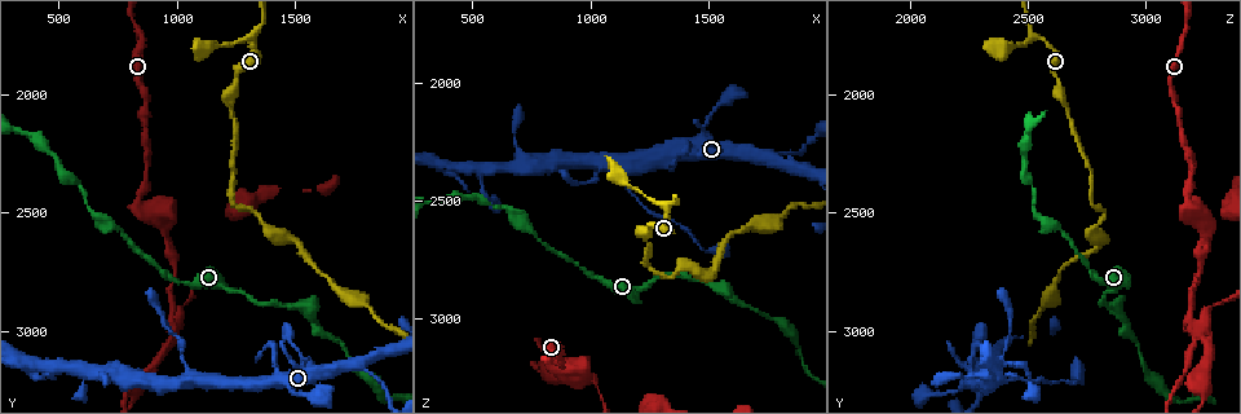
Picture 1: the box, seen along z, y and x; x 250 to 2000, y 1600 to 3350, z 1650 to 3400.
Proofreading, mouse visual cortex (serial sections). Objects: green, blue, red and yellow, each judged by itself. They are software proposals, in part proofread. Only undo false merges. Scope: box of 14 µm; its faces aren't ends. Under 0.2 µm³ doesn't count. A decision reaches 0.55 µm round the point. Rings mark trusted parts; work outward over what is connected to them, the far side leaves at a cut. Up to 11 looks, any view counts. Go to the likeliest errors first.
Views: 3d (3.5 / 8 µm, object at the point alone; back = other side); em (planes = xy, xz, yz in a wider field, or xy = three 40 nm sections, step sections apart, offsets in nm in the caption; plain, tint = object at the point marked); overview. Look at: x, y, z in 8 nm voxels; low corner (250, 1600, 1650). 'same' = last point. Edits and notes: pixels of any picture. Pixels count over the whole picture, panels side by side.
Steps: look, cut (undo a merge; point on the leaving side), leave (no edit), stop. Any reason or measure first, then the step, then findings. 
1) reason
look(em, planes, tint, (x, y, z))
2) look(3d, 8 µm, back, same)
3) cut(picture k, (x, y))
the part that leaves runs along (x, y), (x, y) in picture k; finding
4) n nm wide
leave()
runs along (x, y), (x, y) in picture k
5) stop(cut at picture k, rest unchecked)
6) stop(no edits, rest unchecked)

thin neck
look(3d, 3.5 µm, (1590, 2980, 2920))

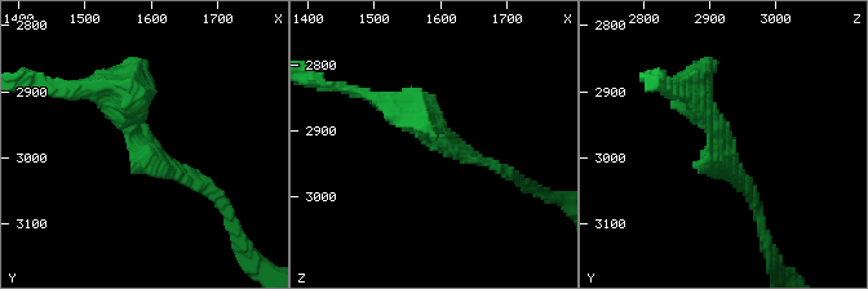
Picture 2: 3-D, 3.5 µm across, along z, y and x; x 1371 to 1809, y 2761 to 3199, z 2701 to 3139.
look(em, xy, step 2, tint, (1575, 2970, 2915))

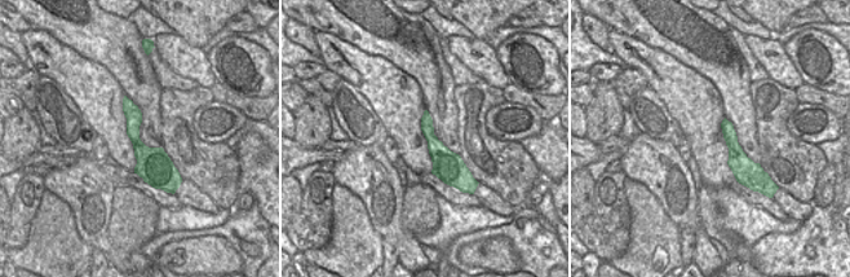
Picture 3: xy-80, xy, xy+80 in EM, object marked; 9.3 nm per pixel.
arms of 200, 350 nm
leave()
runs along (386, 103), (494, 165) in picture 2; continuous, no second cell

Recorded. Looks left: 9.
abrupt turn
look(3d, 3.5 µm, (1500, 2620, 2830))

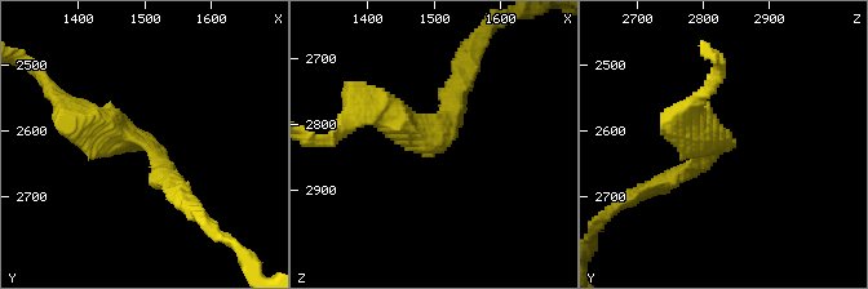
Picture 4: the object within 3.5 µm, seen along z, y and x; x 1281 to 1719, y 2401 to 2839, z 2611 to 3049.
look(em, planes, tint, (1495, 2620, 2820))

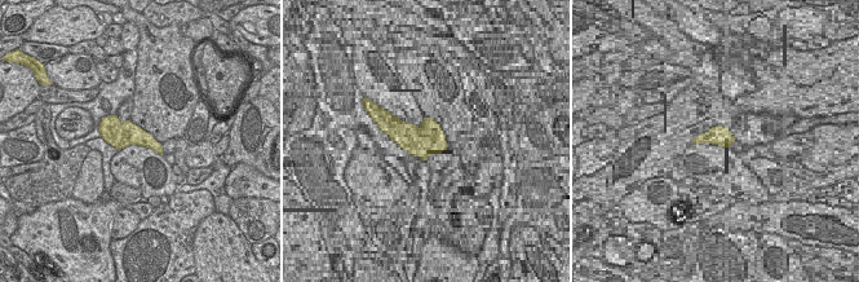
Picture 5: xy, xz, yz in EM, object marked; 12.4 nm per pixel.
arms of 250, 400 nm
leave()
runs along (74, 110), (149, 142), (173, 182) in picture 4; all the same cell

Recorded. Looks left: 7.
sudden change in width
look(3d, 3.5 µm, (1780, 3140, 2320))

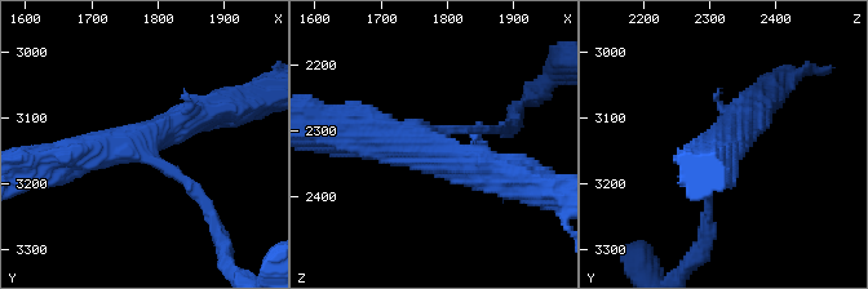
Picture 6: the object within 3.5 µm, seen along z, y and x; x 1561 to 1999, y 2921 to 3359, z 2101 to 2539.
3 arms; arms of 150, 400, 450 nm; now the EM
look(em, xy, step 2, plain, (1765, 3135, 2325))

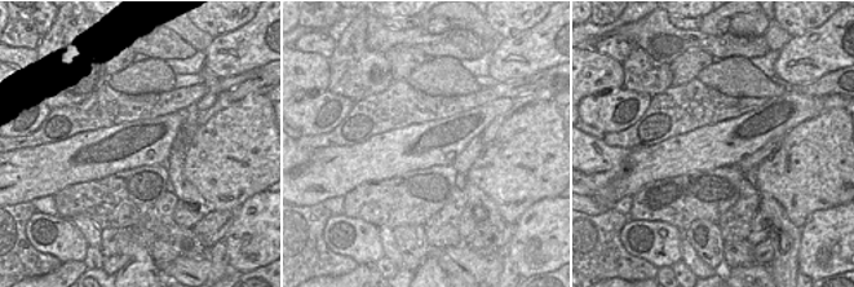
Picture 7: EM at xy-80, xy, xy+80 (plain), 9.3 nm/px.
with the object marked
look(em, xy, step 2, tint, same)

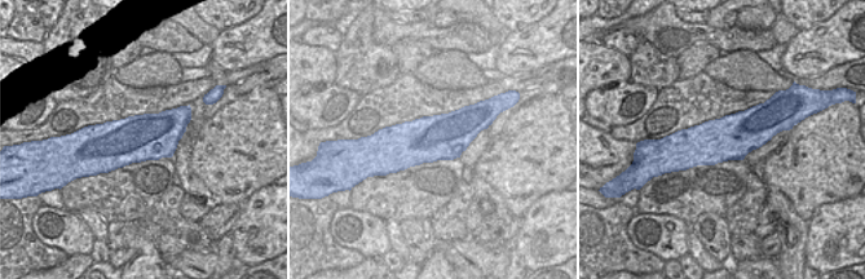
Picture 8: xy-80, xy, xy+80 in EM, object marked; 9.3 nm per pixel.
leave()
runs along (58, 159), (146, 139), (209, 111) in picture 6; continuous, no second cell

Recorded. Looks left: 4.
three arms meet
look(3d, 3.5 µm, (1330, 1760, 2530))

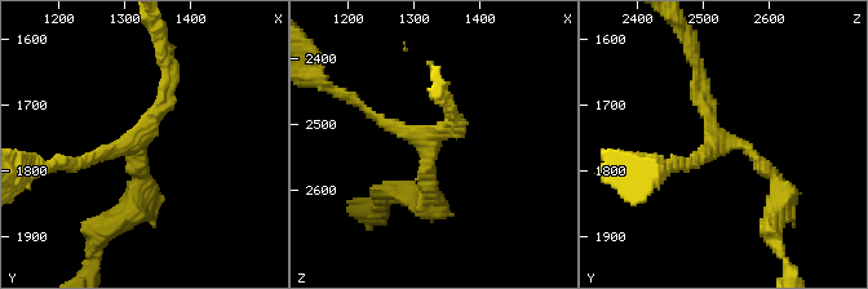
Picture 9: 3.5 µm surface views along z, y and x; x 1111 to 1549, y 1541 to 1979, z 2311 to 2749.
need the tissue
look(em, planes, tint, (1320, 1755, 2525))

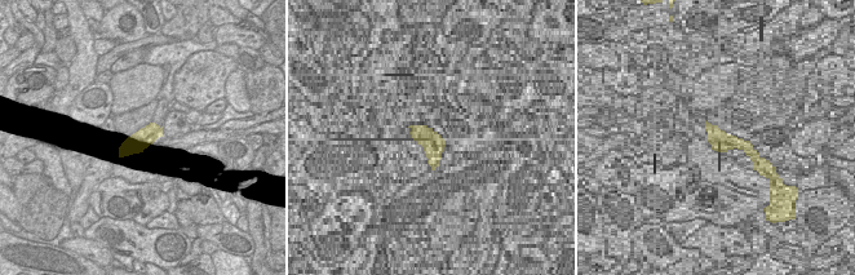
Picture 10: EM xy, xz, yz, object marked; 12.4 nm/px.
leave()
runs along (424, 201), (428, 142), (357, 103) in picture 9; all the same cell

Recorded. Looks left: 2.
stop(no edits, rest unchecked)

